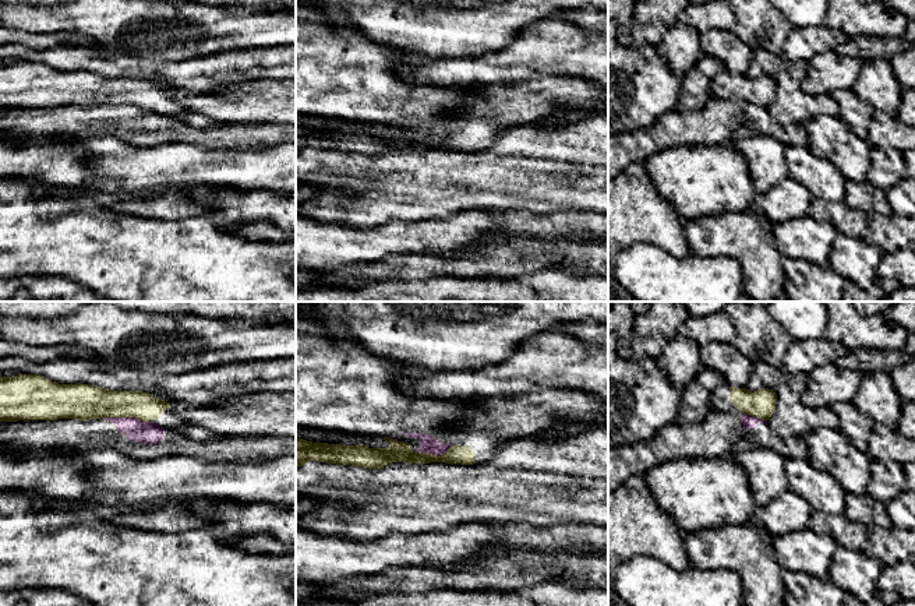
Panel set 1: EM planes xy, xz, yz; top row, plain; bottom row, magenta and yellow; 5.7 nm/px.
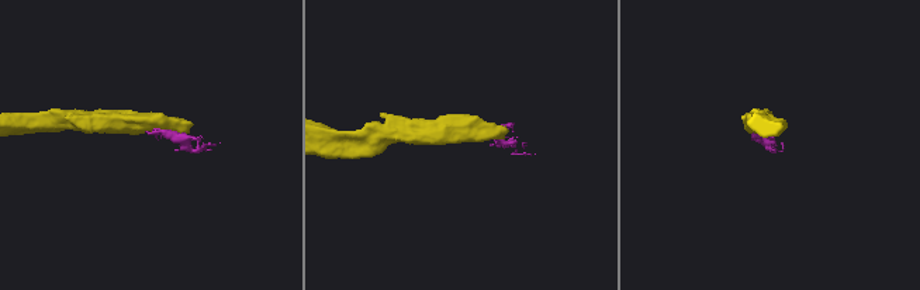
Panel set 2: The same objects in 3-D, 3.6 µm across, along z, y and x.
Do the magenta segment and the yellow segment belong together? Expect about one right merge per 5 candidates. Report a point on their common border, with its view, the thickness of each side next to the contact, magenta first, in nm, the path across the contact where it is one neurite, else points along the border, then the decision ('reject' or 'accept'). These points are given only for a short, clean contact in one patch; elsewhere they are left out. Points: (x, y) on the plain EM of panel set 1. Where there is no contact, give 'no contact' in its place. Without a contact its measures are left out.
xy (130, 105) | 130/190 nm | along xy (105, 104), (134, 104), (141, 108), (154, 109) | reject

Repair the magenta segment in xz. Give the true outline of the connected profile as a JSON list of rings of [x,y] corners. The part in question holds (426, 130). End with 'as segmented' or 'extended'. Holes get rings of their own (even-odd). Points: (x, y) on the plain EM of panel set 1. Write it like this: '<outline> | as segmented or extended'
[[[402,120],[398,123],[389,123],[395,128],[403,128],[410,133],[416,140],[428,140],[434,142],[441,142],[448,138],[449,131],[432,126],[430,121],[417,121],[417,120]]] | extended

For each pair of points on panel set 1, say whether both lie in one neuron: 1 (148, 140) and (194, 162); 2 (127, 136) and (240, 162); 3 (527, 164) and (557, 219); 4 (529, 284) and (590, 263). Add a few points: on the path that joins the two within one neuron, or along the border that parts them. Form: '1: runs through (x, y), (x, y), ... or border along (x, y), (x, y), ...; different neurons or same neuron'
1: border along (127, 141), (135, 145), (193, 144); different neurons
2: border along (126, 143), (137, 145), (191, 144); different neurons
3: border along (520, 210), (540, 214), (557, 210), (585, 211); different neurons
4: border along (530, 272), (562, 270), (593, 277); different neurons

